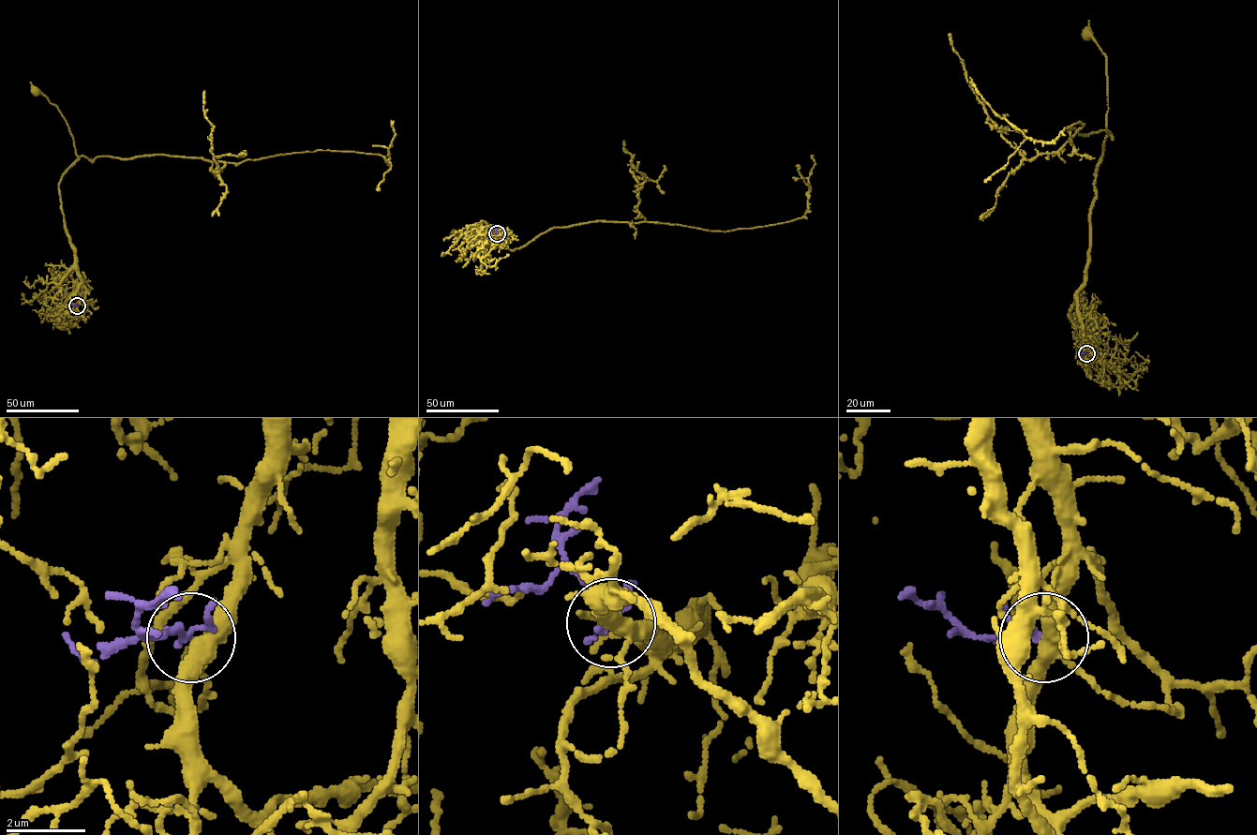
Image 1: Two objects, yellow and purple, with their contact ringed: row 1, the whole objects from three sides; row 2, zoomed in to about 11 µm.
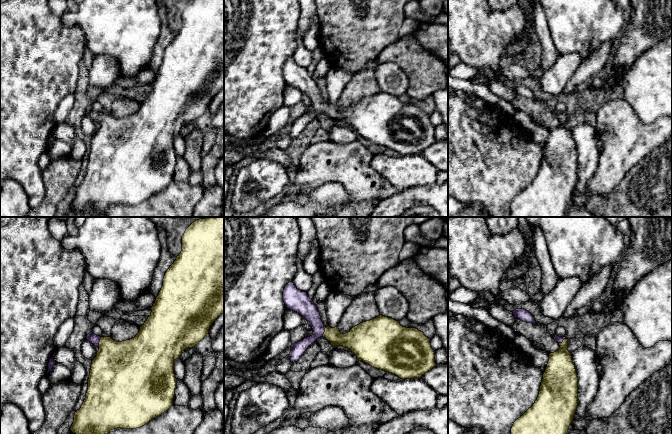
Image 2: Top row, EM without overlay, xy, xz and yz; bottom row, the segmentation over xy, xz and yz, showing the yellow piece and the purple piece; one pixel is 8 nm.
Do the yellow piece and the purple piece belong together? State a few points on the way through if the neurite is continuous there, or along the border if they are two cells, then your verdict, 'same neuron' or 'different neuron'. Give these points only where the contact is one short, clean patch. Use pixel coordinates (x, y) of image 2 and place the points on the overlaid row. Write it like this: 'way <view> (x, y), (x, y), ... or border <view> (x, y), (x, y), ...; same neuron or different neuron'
way xz (354, 340), (340, 340), (324, 332), (317, 325), (306, 307); same neuron

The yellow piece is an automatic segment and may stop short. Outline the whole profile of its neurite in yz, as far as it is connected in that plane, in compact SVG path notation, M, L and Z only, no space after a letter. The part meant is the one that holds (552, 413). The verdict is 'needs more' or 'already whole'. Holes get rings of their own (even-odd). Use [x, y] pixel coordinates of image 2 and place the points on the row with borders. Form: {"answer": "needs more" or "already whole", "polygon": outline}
{"answer": "needs more", "polygon": "M555 335L559 350L549 354L549 361L540 386L537 400L512 428L511 434L567 434L578 405L578 377L571 353L567 350L568 339Z"}

